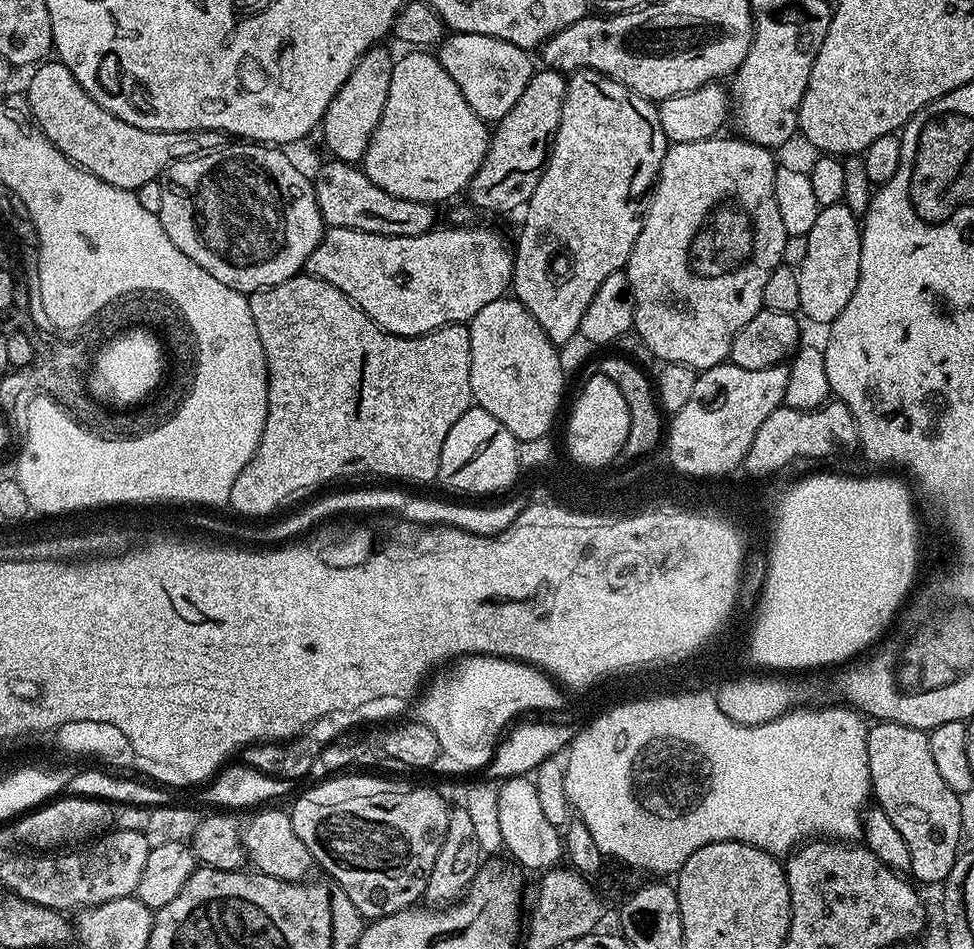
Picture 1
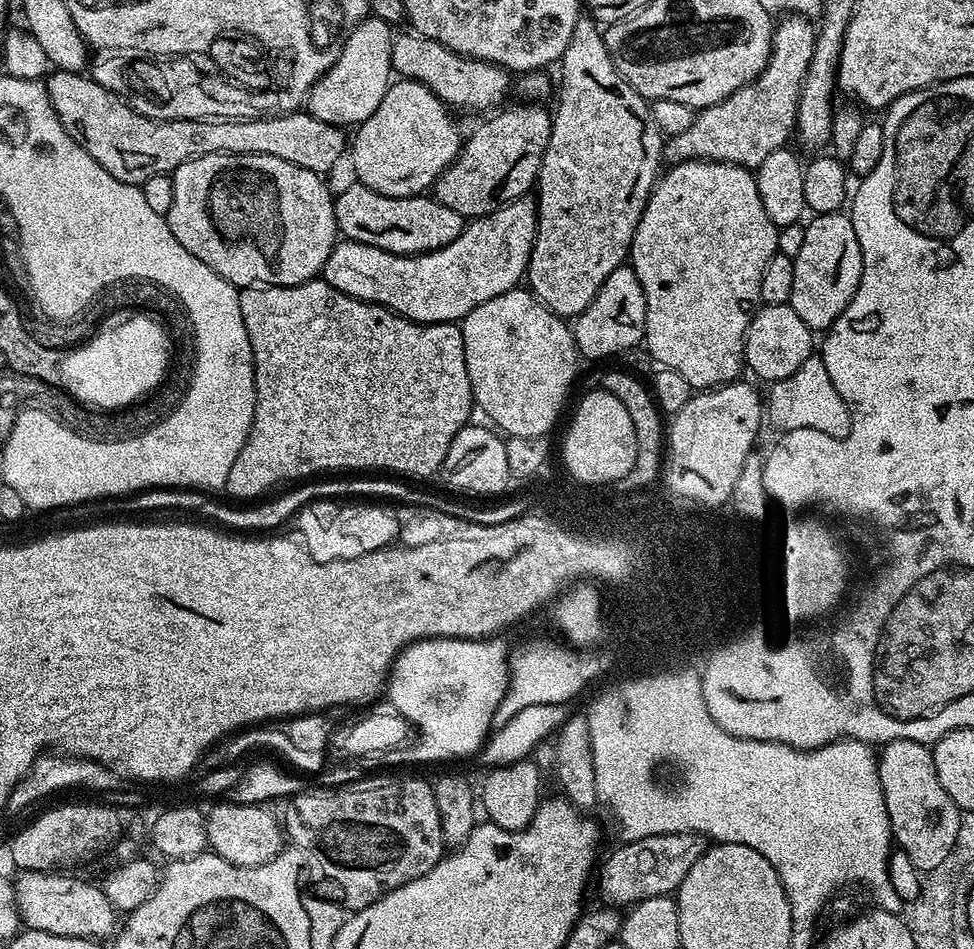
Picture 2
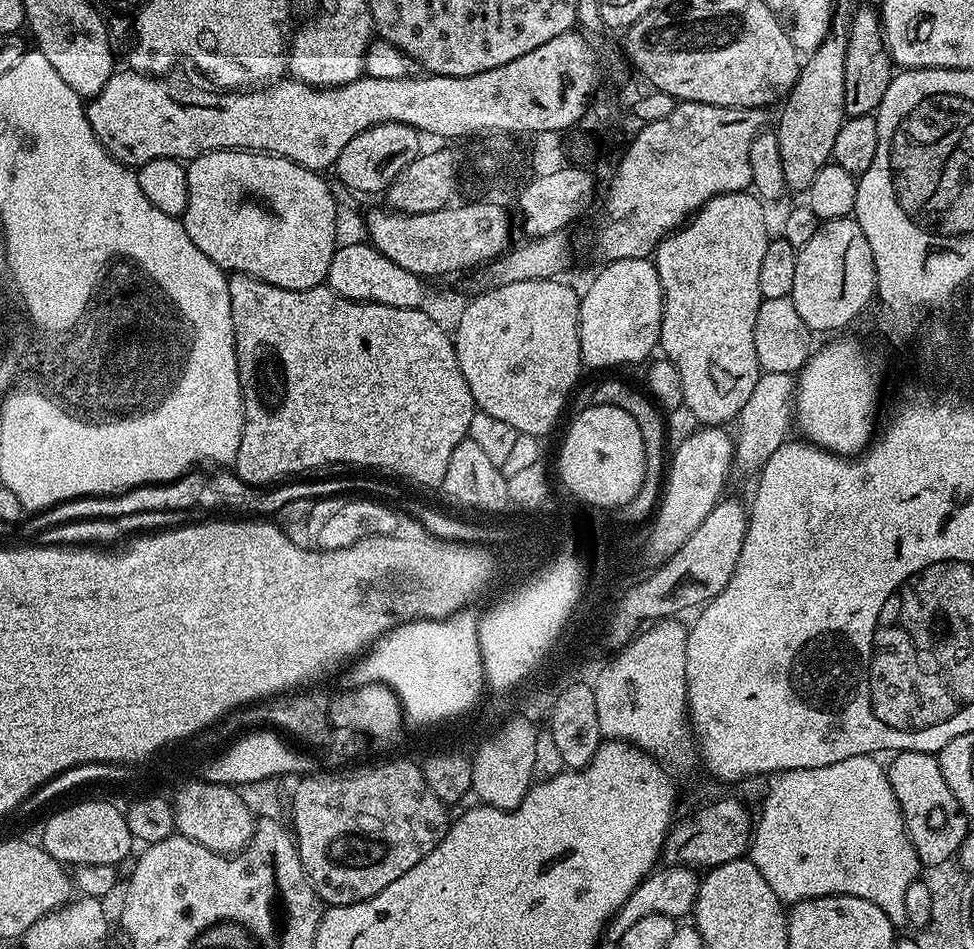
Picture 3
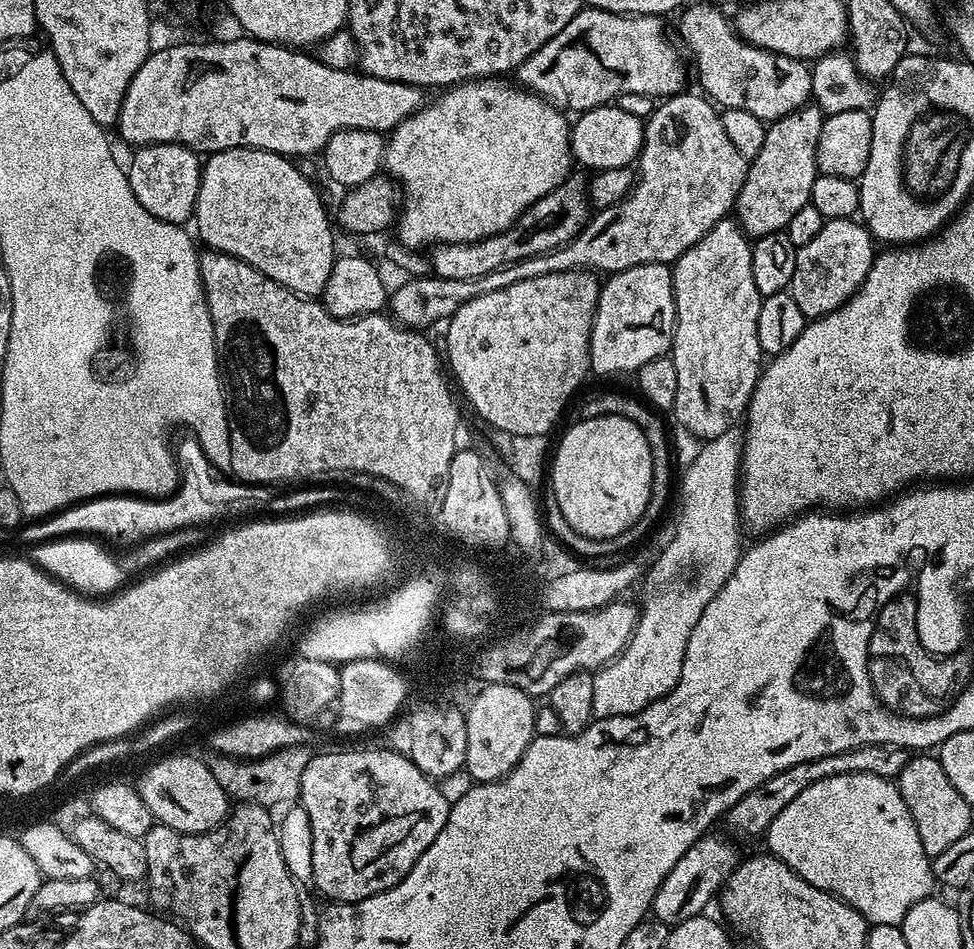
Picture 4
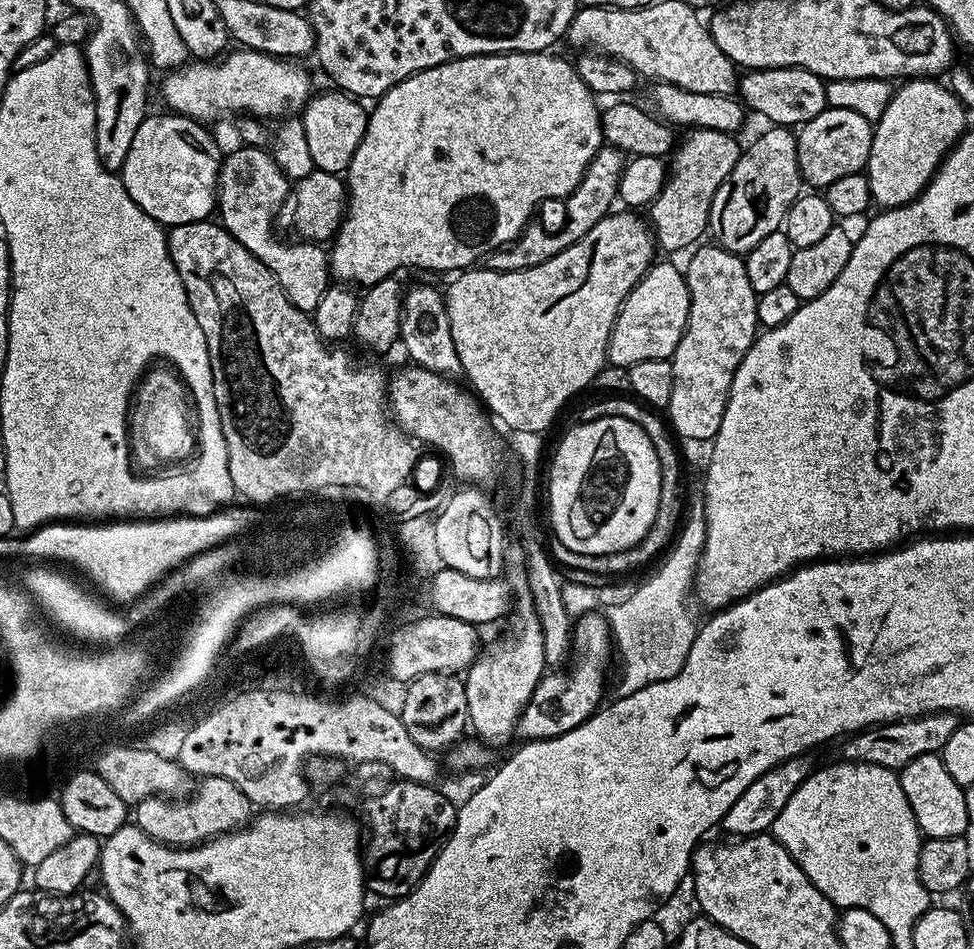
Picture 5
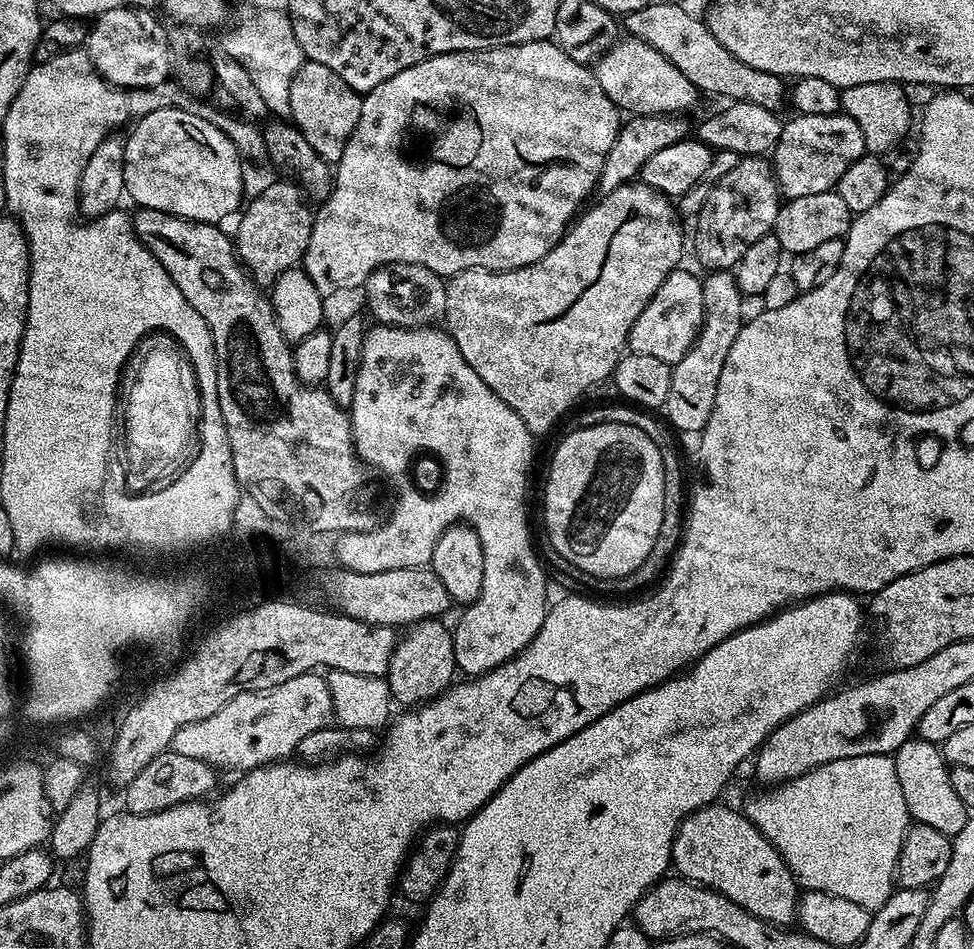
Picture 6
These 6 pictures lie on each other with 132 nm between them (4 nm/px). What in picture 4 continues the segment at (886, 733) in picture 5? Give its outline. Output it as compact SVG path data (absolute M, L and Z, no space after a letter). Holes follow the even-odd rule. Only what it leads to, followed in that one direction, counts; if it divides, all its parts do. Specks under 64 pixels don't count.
M863 744L857 748L823 756L810 762L798 762L798 766L790 766L790 770L782 770L778 774L774 774L774 778L766 778L766 782L762 782L762 786L750 790L750 794L743 796L730 809L726 823L728 823L729 830L733 832L733 834L731 833L733 837L763 837L774 822L774 818L778 818L778 814L782 814L782 810L786 810L786 806L790 802L794 802L794 798L798 798L798 794L802 794L802 790L806 790L806 786L814 786L814 782L822 782L822 778L834 778L838 774L850 774L851 772L895 778L899 776L902 766L906 766L909 758L910 752L907 748L899 748L893 744Z

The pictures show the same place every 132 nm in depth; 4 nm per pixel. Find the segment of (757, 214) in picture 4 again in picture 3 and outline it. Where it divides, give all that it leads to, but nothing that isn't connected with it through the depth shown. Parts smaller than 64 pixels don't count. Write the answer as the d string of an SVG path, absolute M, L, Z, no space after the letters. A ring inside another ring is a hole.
M837 11L832 17L832 31L817 48L811 49L812 56L803 61L794 86L783 101L780 121L774 125L778 138L778 154L782 156L782 174L789 189L803 193L814 182L814 174L832 160L834 138L842 130L844 114L844 67L848 45L849 13Z

